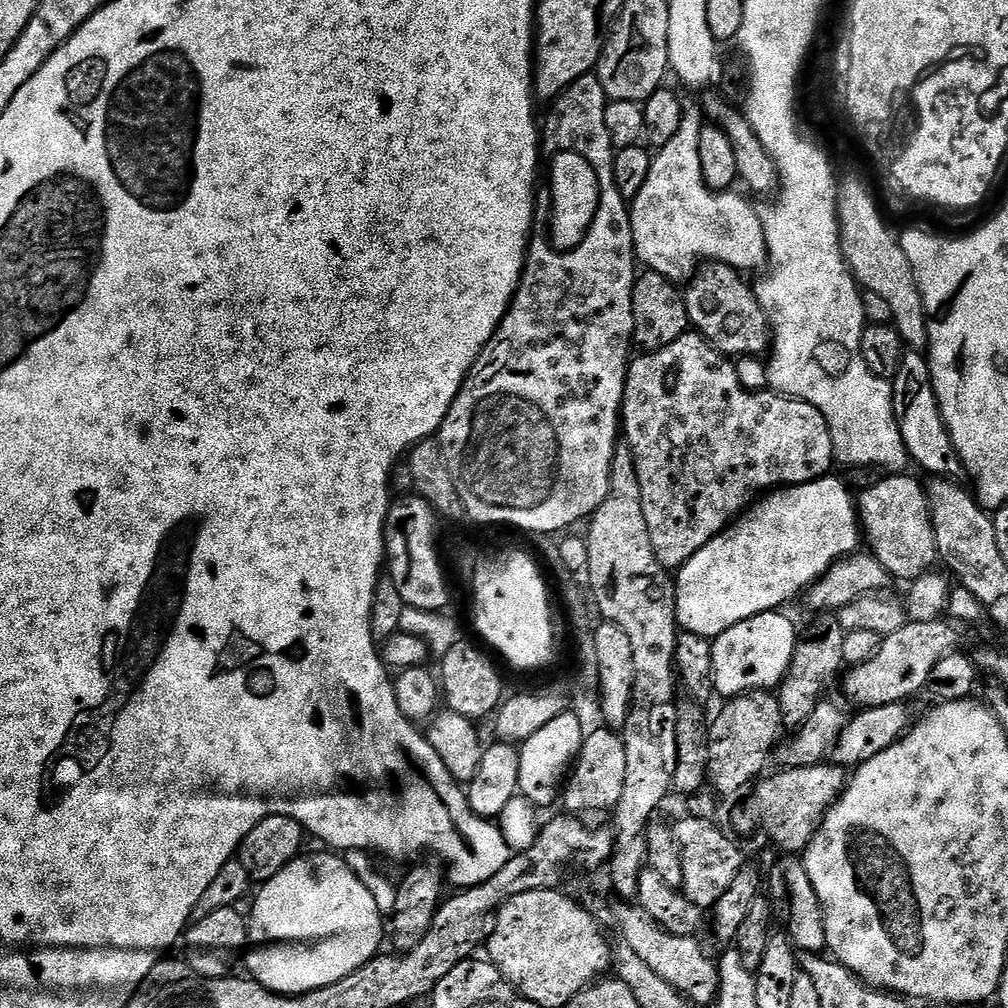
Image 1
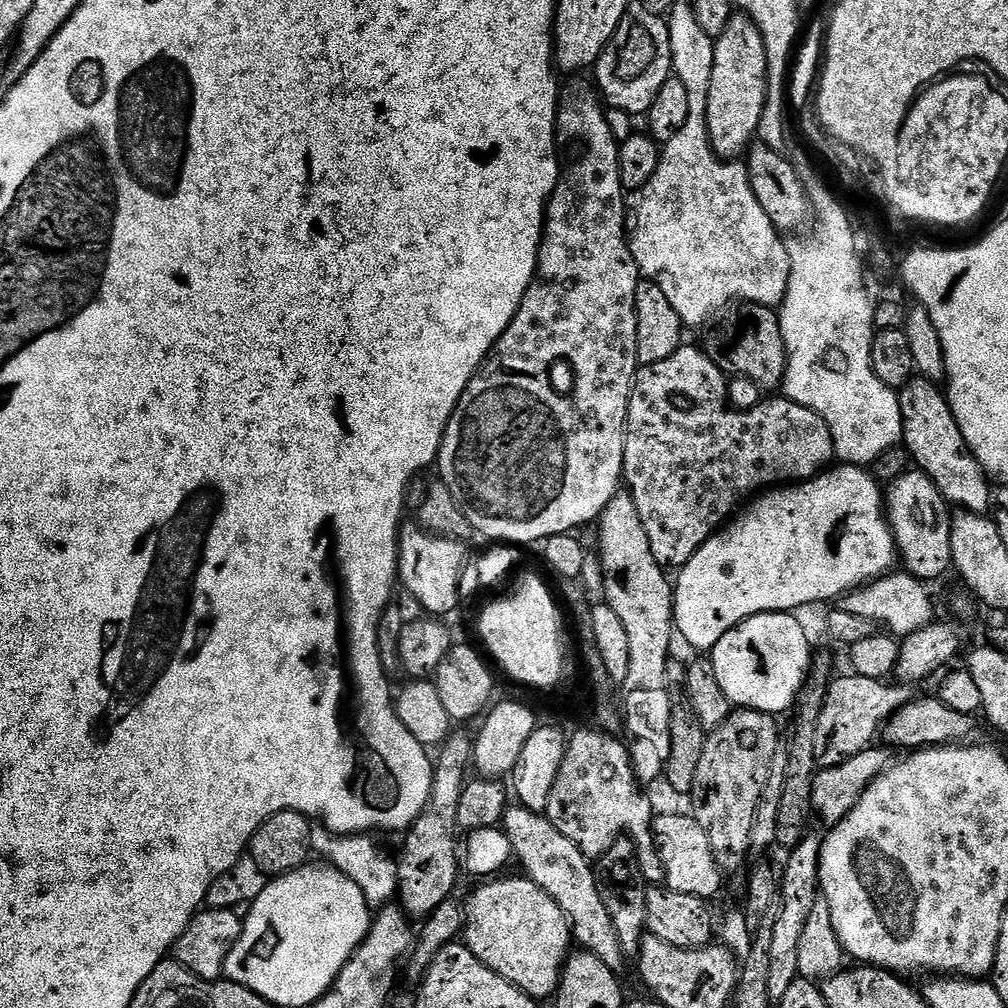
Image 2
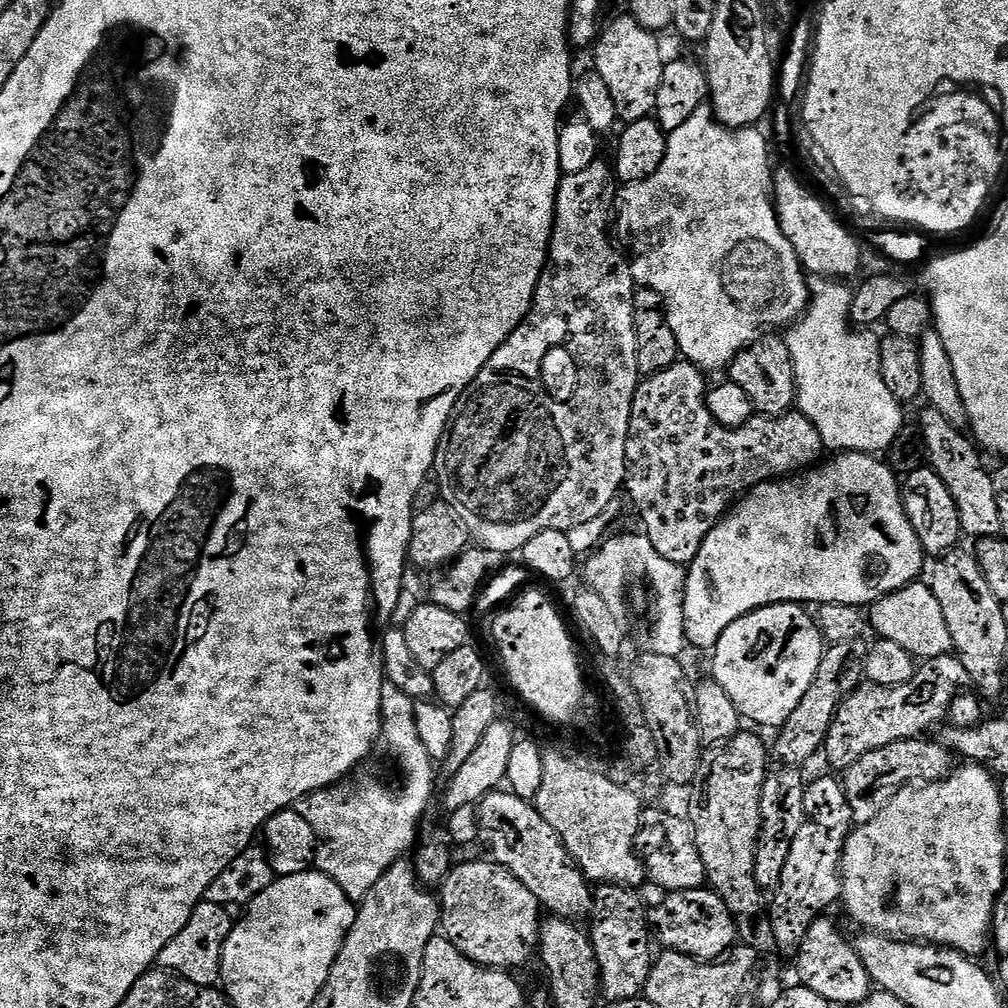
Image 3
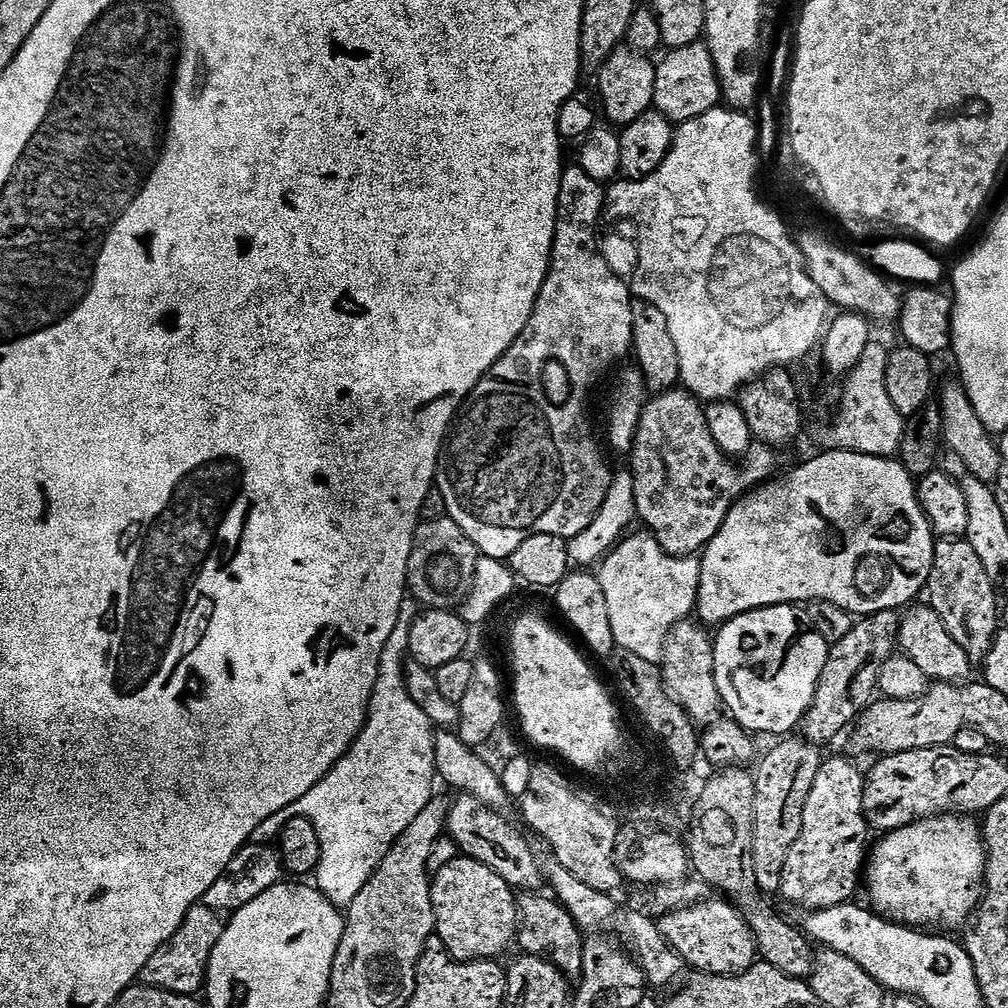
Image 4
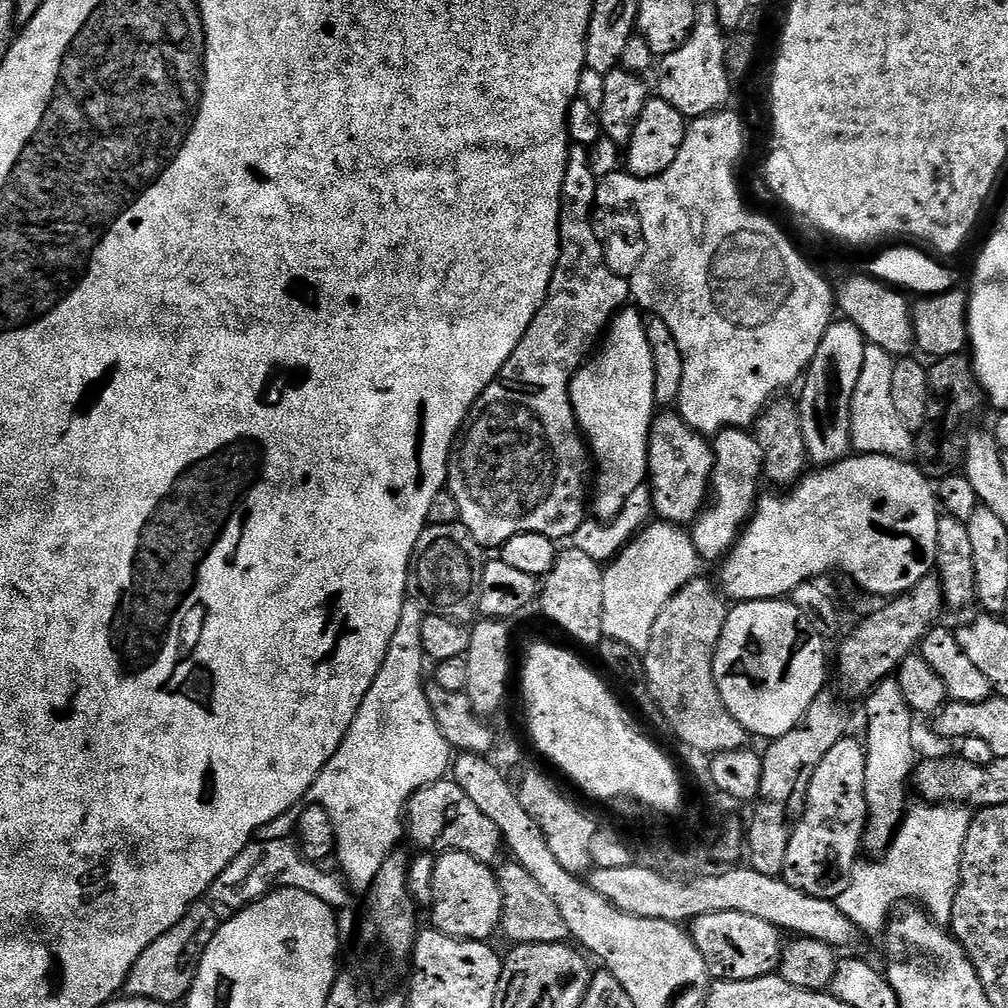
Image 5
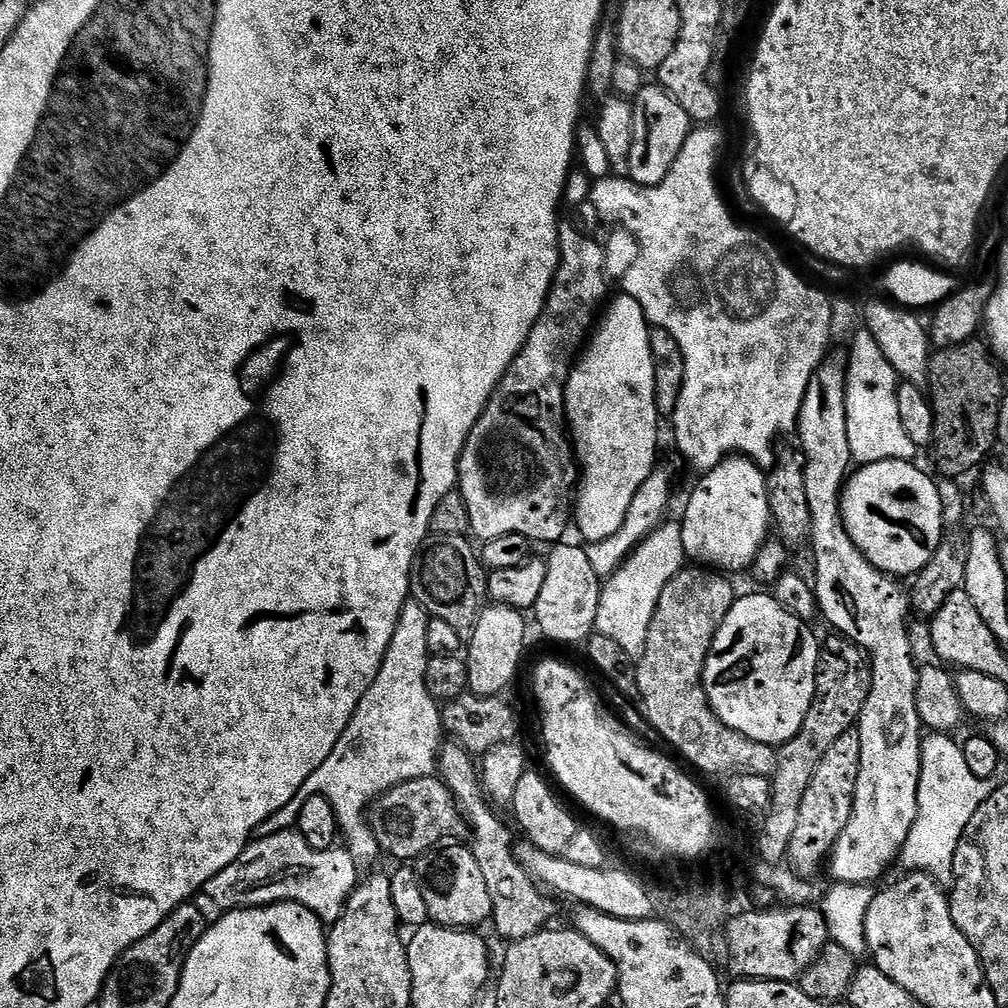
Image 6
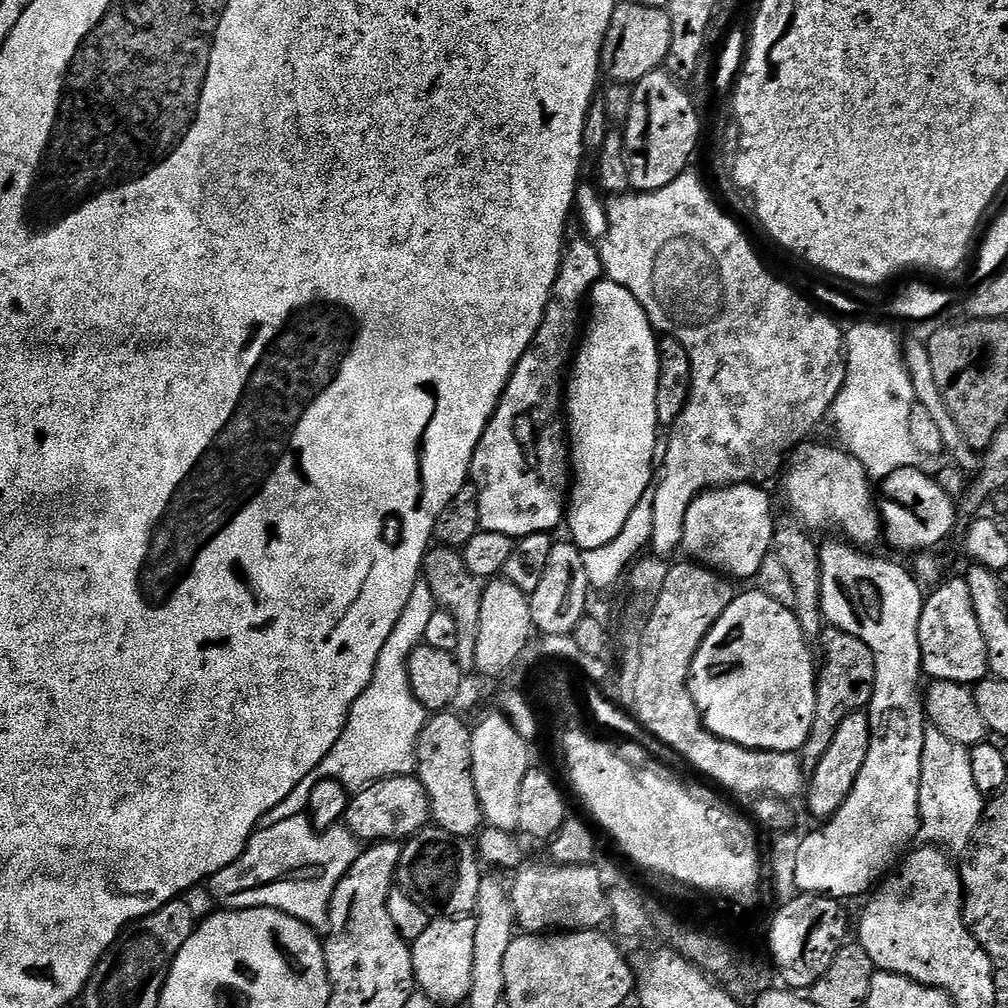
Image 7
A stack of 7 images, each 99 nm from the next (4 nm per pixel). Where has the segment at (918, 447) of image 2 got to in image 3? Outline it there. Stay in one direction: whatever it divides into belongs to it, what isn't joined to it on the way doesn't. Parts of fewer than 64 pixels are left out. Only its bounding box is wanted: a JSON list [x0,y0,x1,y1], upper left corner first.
[920,406,1003,538]

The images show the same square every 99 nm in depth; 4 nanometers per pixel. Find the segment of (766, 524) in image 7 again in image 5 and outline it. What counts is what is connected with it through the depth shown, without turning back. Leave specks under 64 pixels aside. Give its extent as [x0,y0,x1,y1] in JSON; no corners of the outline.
[690,428,764,562]

